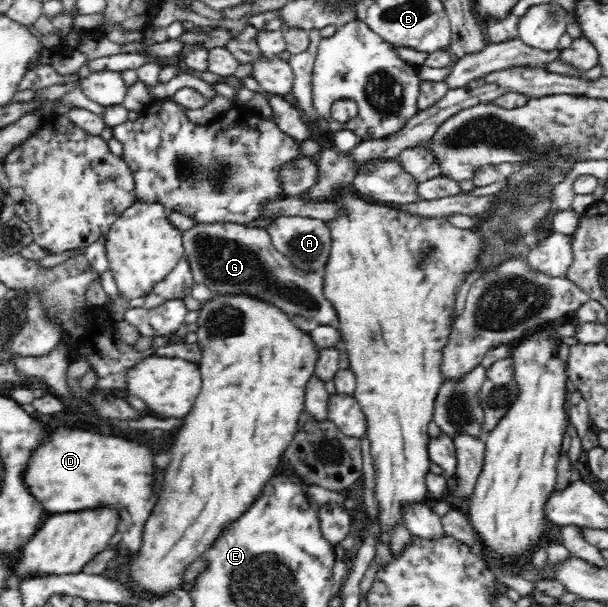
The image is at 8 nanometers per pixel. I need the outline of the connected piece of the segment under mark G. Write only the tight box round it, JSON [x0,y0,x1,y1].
[182,224,337,326]

